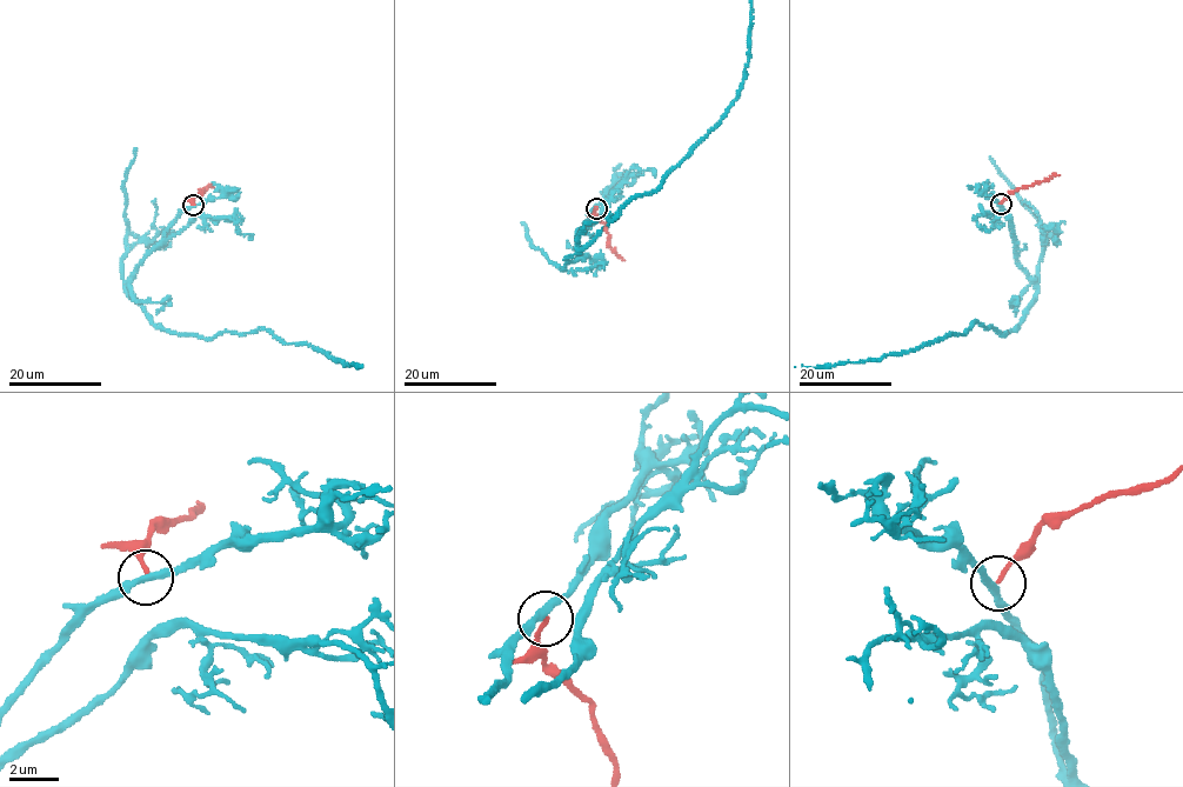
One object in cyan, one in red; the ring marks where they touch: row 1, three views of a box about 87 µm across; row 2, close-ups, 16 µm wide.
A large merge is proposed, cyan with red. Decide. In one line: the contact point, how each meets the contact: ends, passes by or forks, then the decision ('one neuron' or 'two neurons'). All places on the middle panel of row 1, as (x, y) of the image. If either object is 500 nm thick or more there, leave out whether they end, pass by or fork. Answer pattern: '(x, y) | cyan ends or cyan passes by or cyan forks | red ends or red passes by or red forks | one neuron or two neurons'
(596, 208) | cyan passes by | red ends | two neurons

